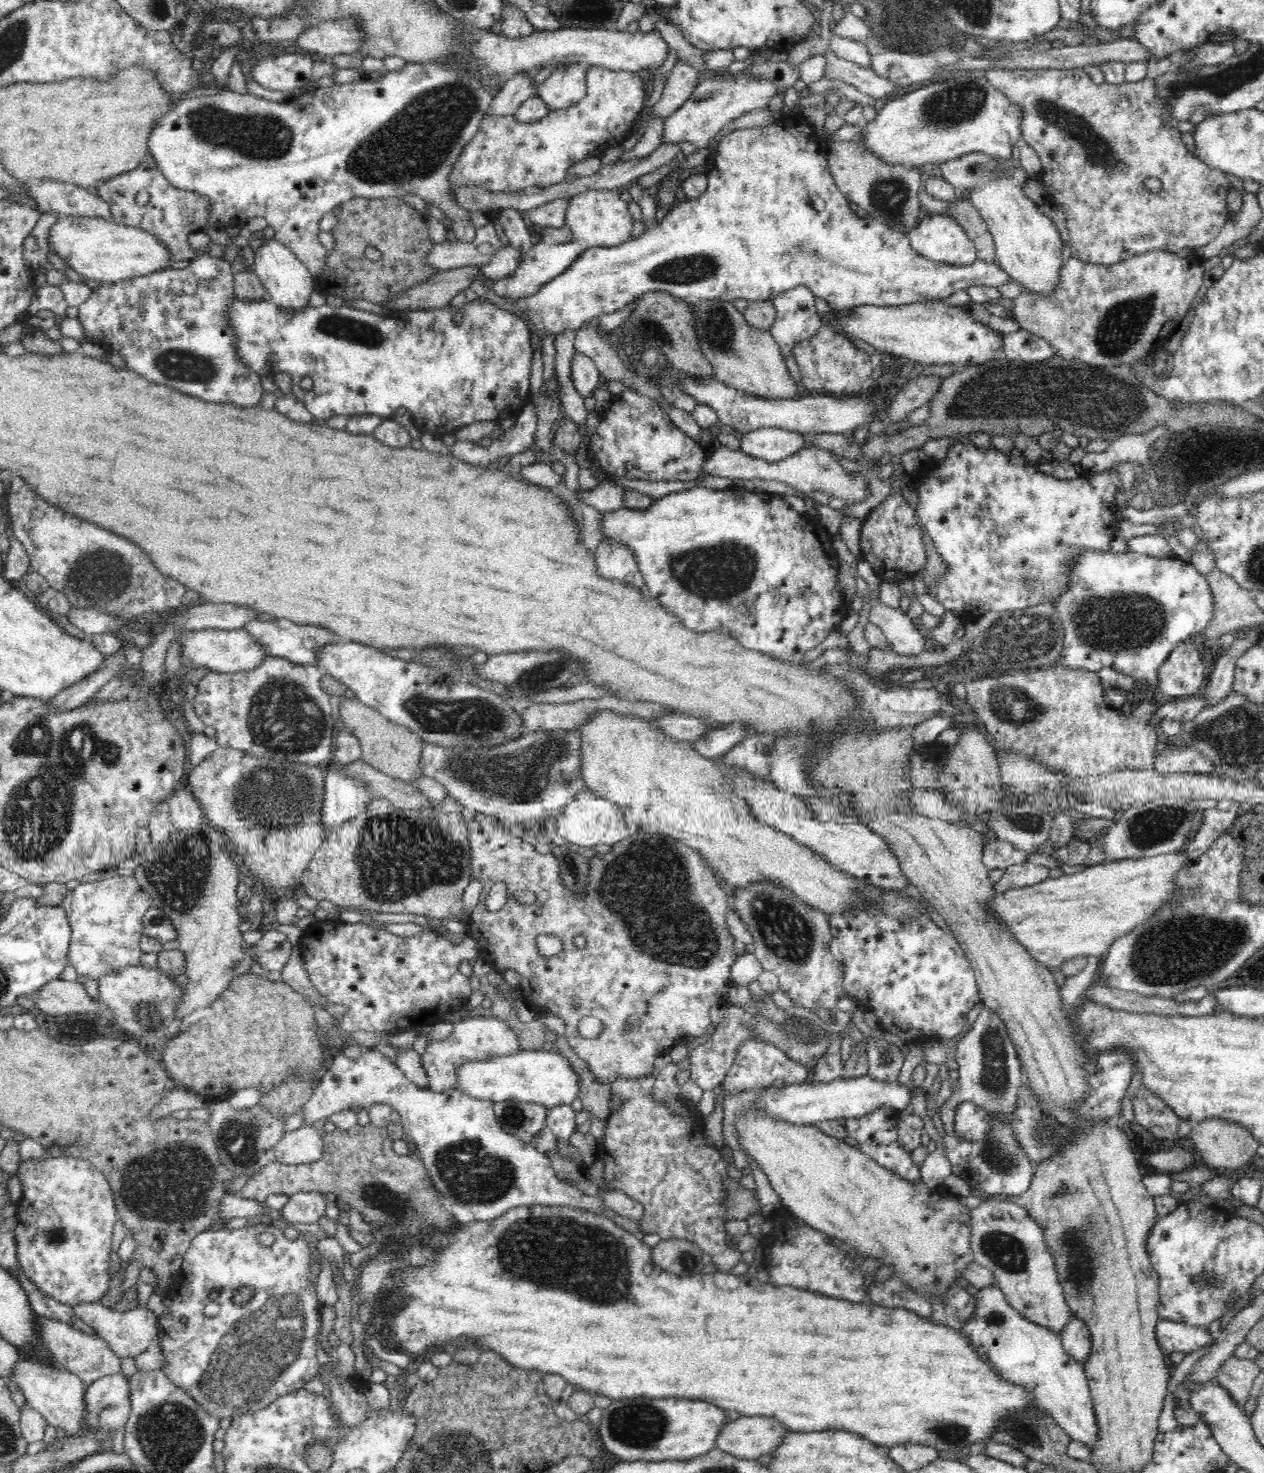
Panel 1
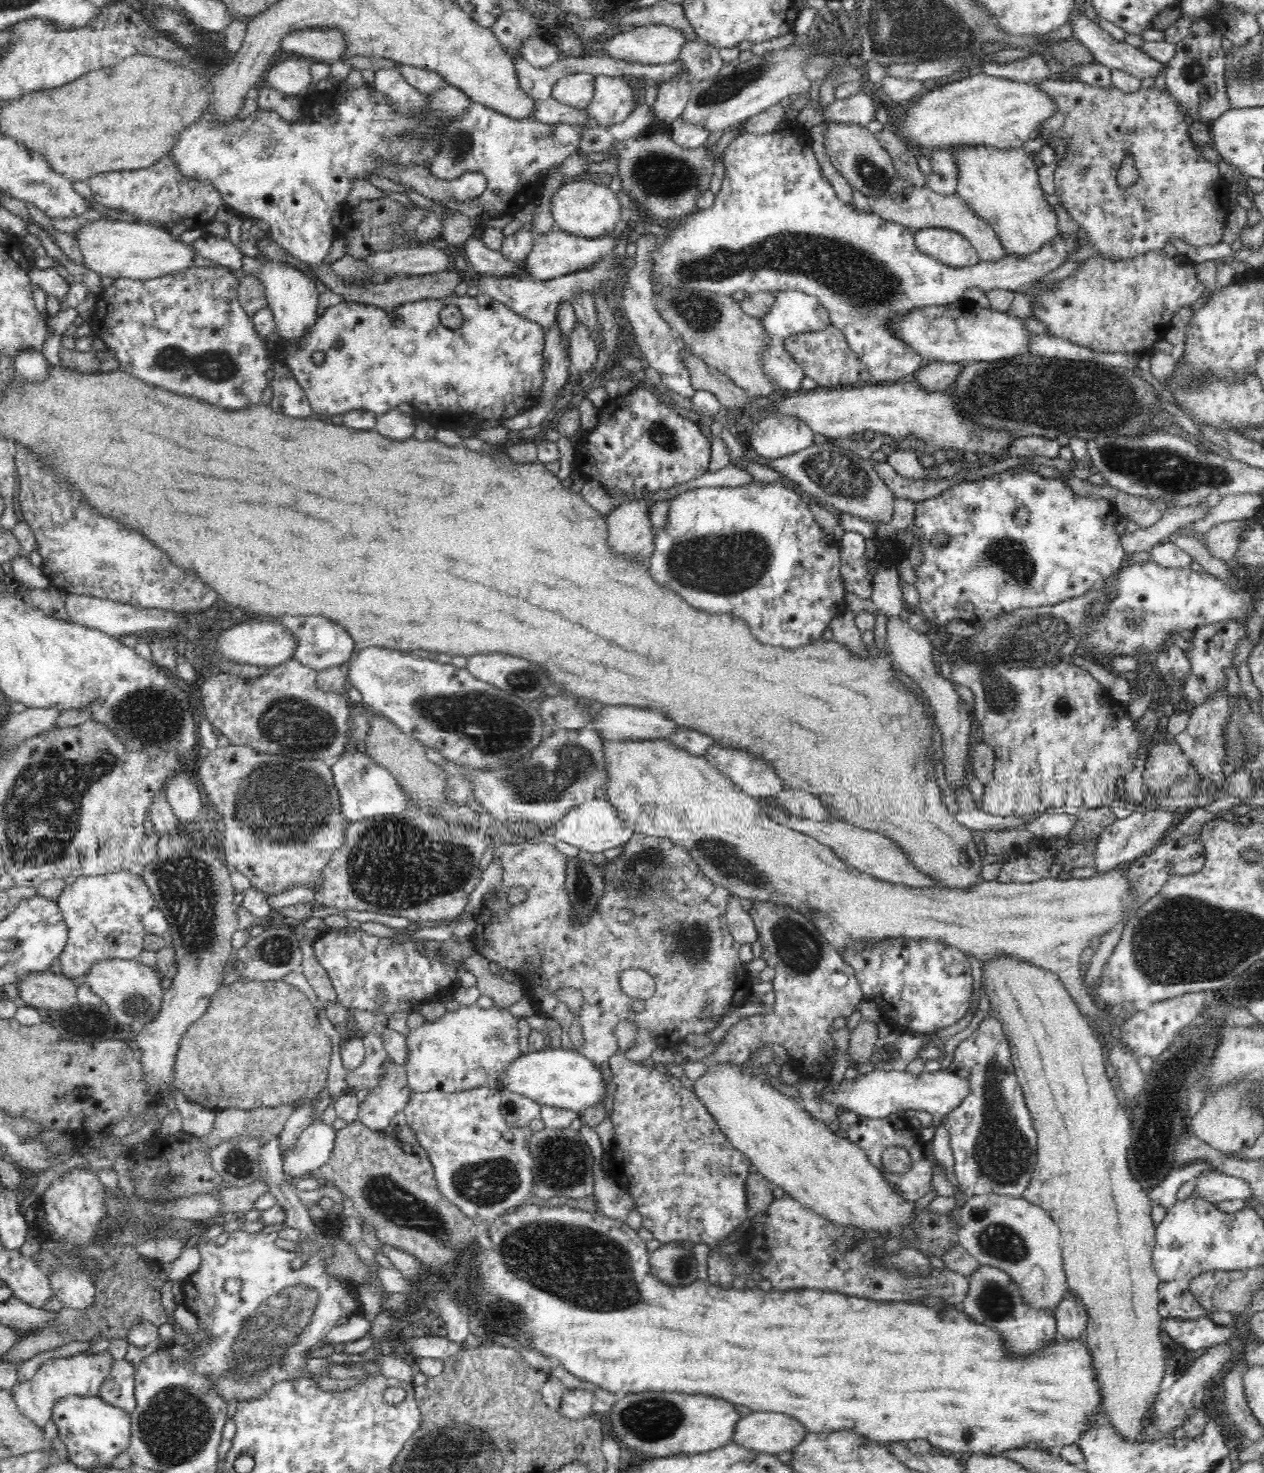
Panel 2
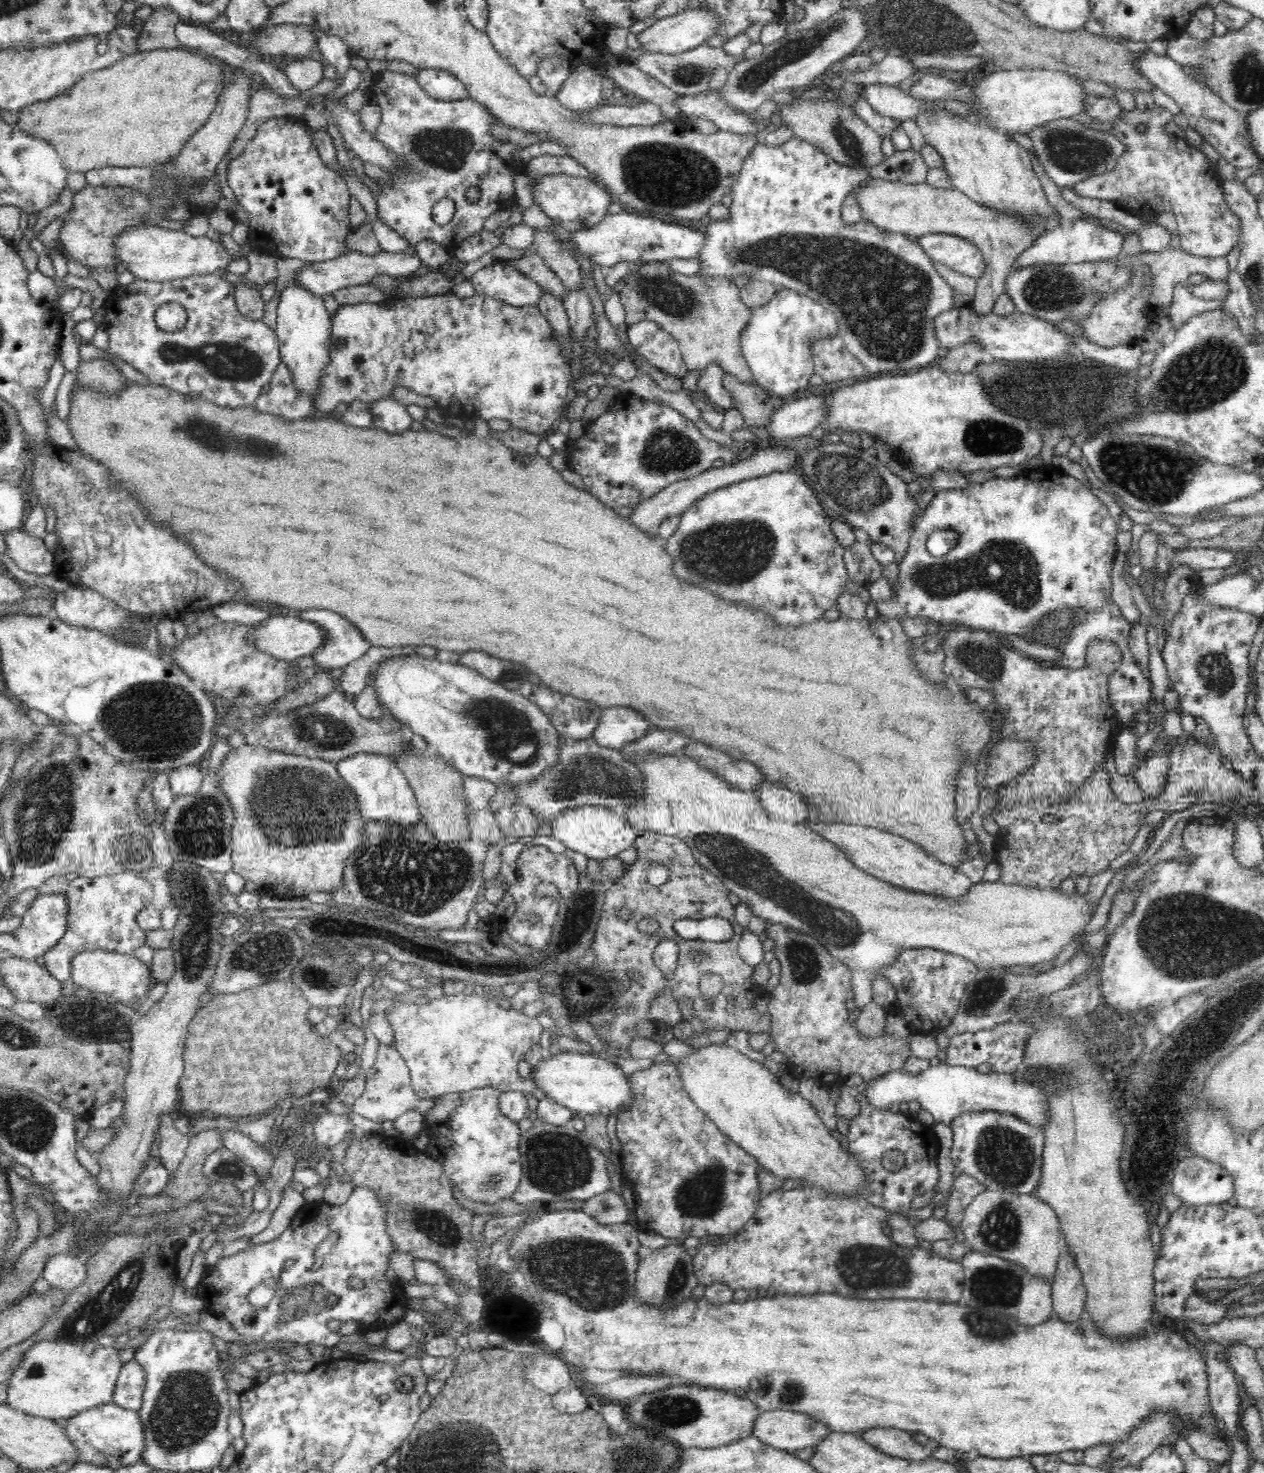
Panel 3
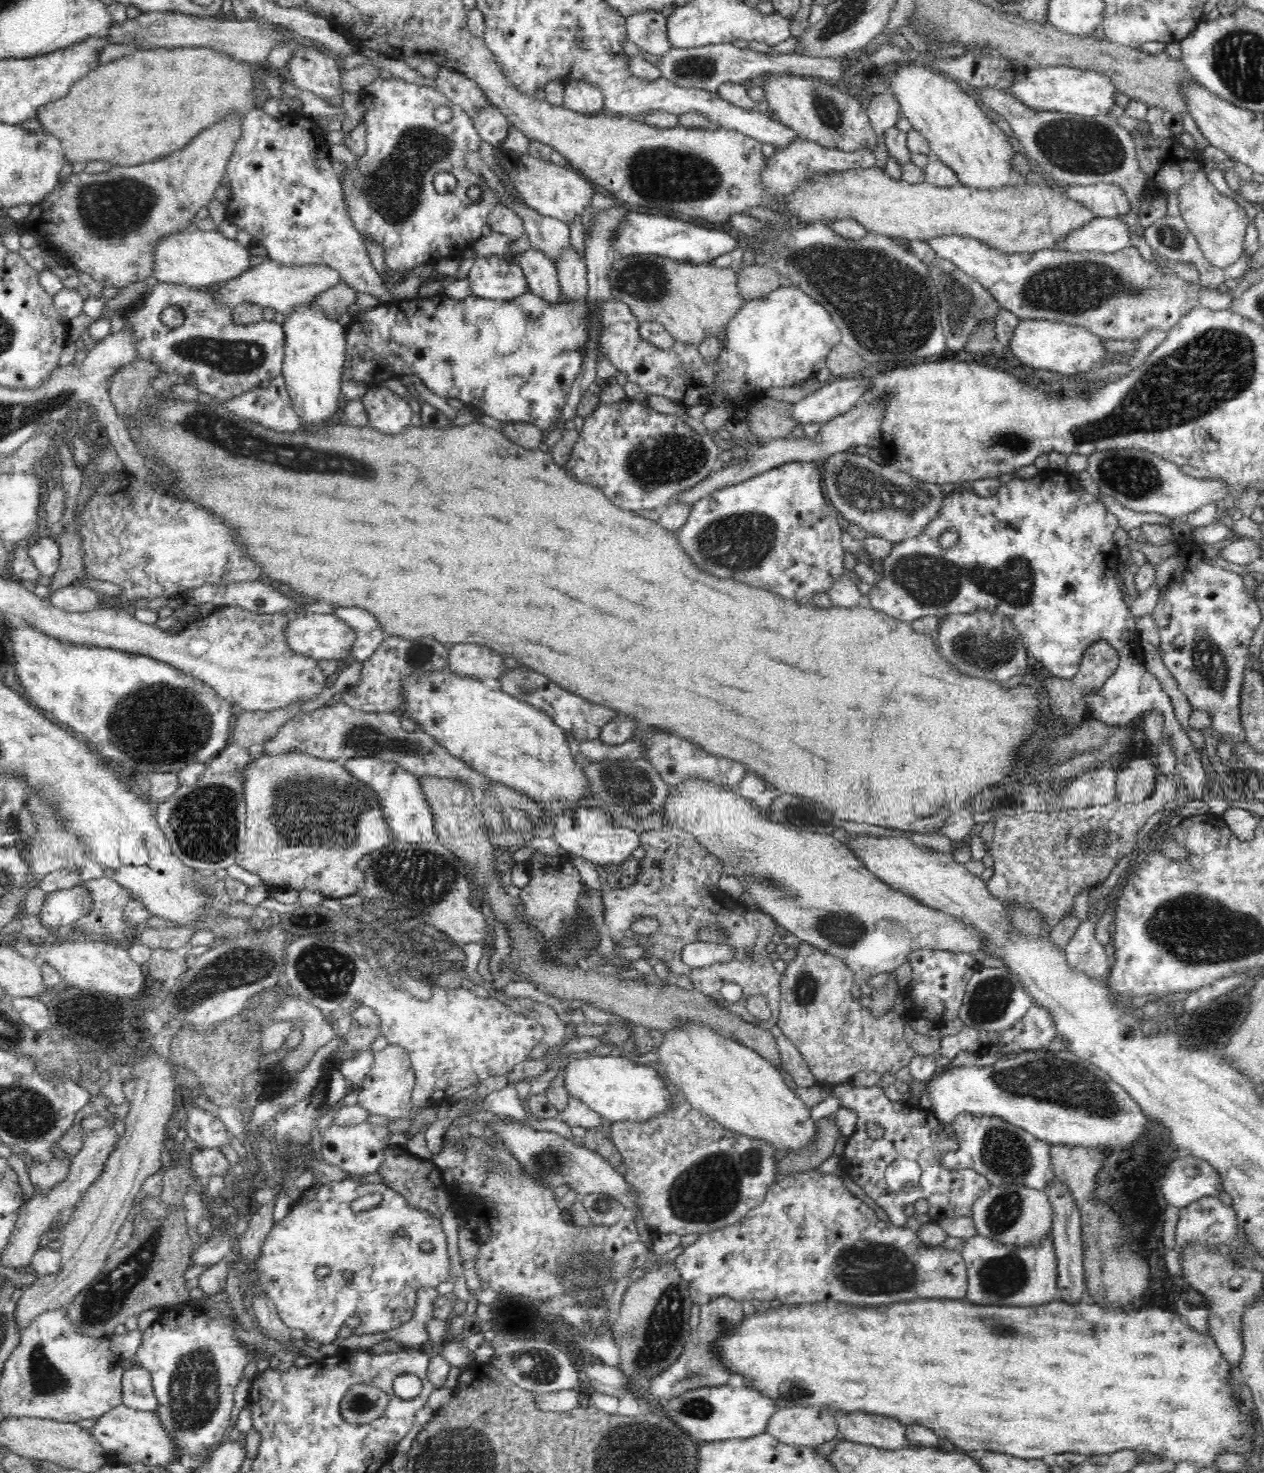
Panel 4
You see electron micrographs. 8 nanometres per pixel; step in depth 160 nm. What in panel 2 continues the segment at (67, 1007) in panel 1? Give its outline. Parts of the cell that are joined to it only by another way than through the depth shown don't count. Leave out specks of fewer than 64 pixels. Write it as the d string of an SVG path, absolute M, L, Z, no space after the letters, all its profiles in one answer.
M51 969L45 971L26 971L19 976L17 982L20 990L20 1003L31 1007L60 1010L76 1004L77 986L72 979L54 973Z

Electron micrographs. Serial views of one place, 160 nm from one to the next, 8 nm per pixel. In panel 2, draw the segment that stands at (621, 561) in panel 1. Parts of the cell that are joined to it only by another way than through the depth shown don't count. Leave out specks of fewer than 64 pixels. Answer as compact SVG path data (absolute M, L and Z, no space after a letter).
M635 499L626 501L610 512L607 516L610 547L636 561L650 558L656 540L655 526L650 519L650 506L650 499Z

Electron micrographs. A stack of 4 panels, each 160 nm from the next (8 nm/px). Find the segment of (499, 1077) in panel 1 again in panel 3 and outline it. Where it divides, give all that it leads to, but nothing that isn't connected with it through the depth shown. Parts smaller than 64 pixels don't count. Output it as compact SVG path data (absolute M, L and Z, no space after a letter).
M561 1051L538 1062L530 1078L545 1092L548 1099L584 1116L592 1114L608 1119L609 1116L618 1116L628 1111L637 1100L632 1091L634 1085L630 1083L630 1076L610 1058Z

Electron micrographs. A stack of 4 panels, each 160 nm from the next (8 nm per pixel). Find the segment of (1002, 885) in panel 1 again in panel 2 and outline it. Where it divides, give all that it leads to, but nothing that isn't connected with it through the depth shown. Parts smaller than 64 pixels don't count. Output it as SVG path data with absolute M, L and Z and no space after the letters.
M1110 805L1099 807L1067 807L1066 812L1076 816L1076 824L1072 830L1063 837L1045 839L1034 836L1034 839L1024 846L1016 846L1011 850L1002 870L999 872L998 881L1029 883L1048 878L1058 878L1060 872L1072 872L1074 868L1096 868L1096 846L1100 834L1106 826L1116 822L1118 818L1112 812Z

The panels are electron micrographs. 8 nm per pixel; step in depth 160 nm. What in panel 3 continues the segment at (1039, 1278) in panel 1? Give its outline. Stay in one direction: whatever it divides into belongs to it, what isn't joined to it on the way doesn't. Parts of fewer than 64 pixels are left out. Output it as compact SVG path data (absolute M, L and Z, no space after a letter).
M986 1189L964 1210L959 1230L964 1233L968 1248L1012 1259L1030 1273L1044 1275L1051 1284L1062 1248L1059 1218L1052 1205L1038 1195Z

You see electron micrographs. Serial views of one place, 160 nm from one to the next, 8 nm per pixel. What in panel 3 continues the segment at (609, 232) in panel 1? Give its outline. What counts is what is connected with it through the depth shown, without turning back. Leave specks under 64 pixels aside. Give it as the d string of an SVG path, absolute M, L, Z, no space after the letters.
M544 174L540 178L533 178L532 198L550 221L571 232L594 228L607 215L609 205L615 201L604 187L588 177L568 174Z

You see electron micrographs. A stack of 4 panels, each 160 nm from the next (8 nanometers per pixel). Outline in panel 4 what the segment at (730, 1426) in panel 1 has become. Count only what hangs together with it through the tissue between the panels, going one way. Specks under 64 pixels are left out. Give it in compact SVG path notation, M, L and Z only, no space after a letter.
M817 1406L779 1408L770 1418L766 1431L778 1441L800 1446L816 1447L839 1438L832 1411Z

